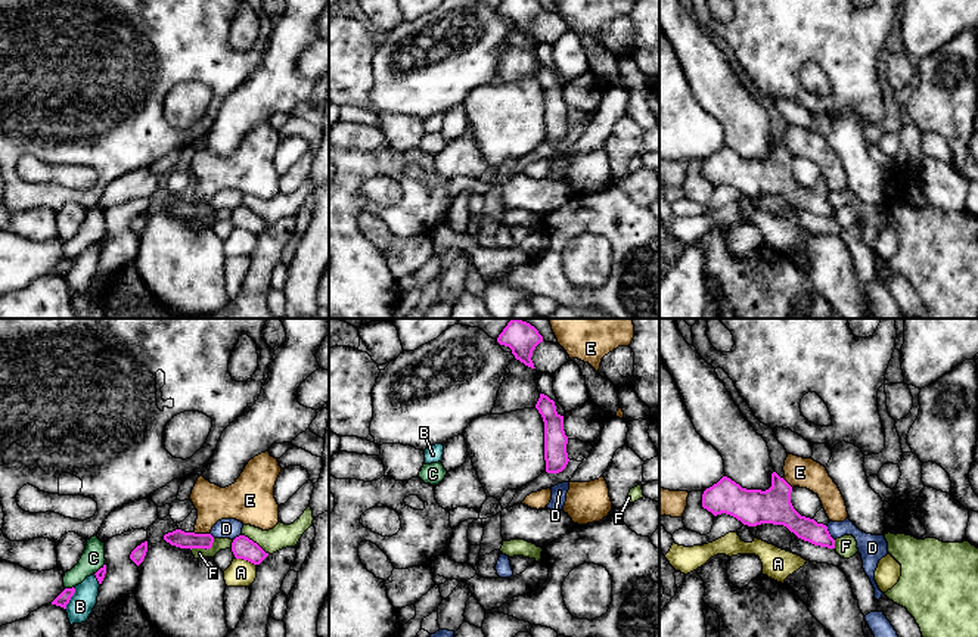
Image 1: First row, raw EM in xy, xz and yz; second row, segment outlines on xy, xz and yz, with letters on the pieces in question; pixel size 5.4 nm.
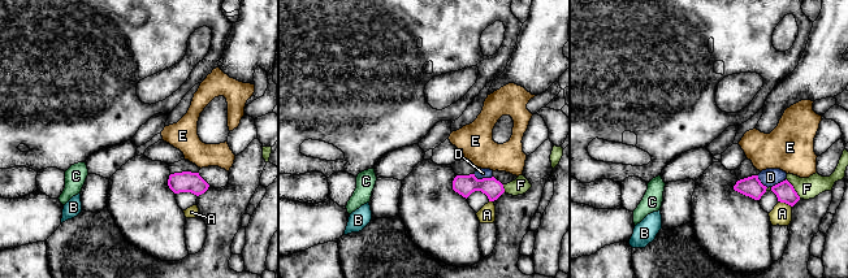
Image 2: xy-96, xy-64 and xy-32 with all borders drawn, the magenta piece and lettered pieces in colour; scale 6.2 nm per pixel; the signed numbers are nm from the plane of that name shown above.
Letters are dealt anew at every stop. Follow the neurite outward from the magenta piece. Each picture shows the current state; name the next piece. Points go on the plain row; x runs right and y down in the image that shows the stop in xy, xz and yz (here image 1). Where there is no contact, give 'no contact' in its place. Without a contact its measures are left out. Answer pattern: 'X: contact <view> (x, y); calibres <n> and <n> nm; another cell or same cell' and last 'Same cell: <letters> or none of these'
A: contact xy (245, 229); calibres 120 and 150 nm; another cell
B: contact xy (71, 266); calibres 70 and 140 nm; another cell
C: contact xy (68, 258); calibres 70 and 130 nm; another cell
D: contact yz (828, 202); calibres 120 and 140 nm; another cell
E: contact xy (202, 204); calibres 100 and 190 nm; another cell
F: contact xy (204, 217); calibres 100 and 70 nm; another cell
Same cell: none of these

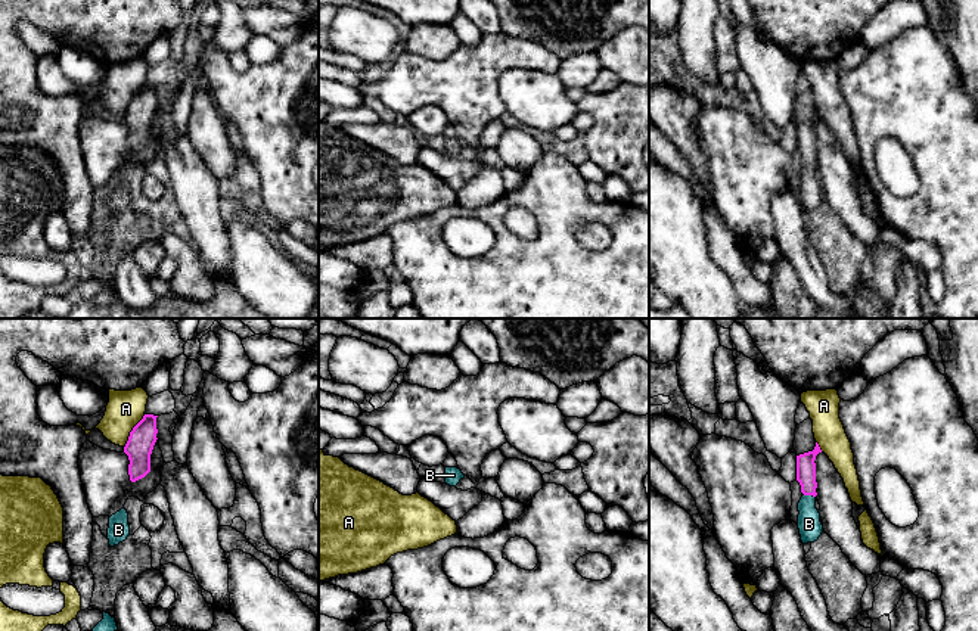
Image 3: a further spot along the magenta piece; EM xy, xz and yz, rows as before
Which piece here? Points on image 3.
A: contact xy (132, 100); calibres 150 and 200 nm; another cell
B: contact yz (809, 164); calibres 110 and 130 nm; same cell
Same cell: B

